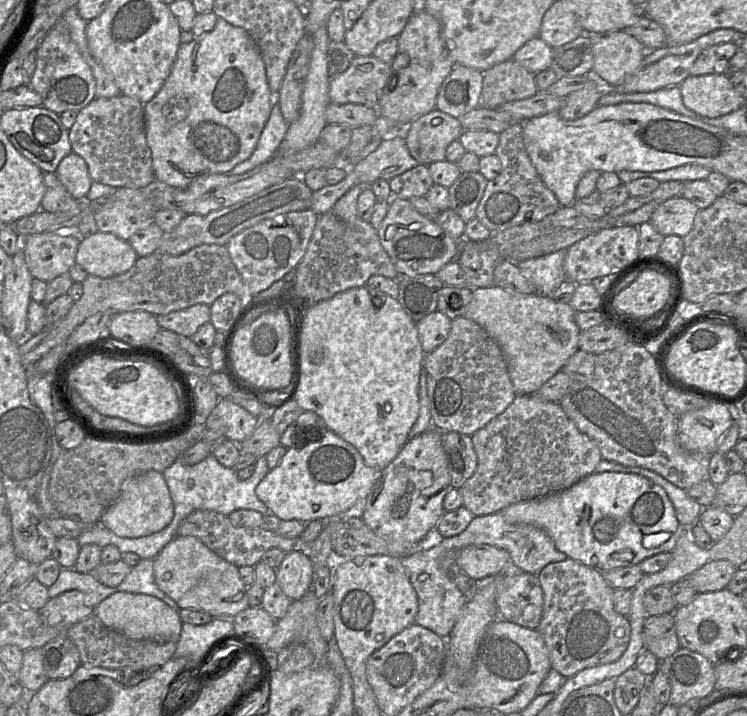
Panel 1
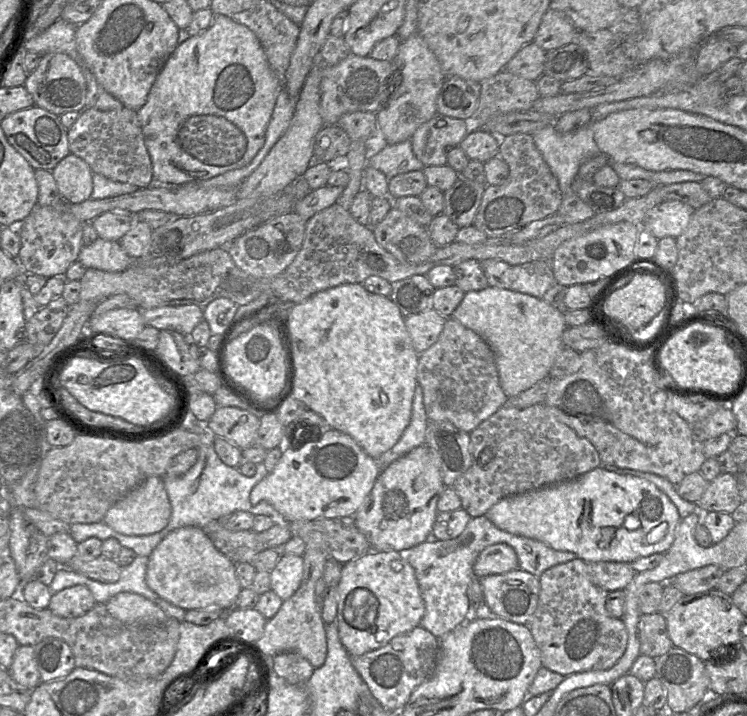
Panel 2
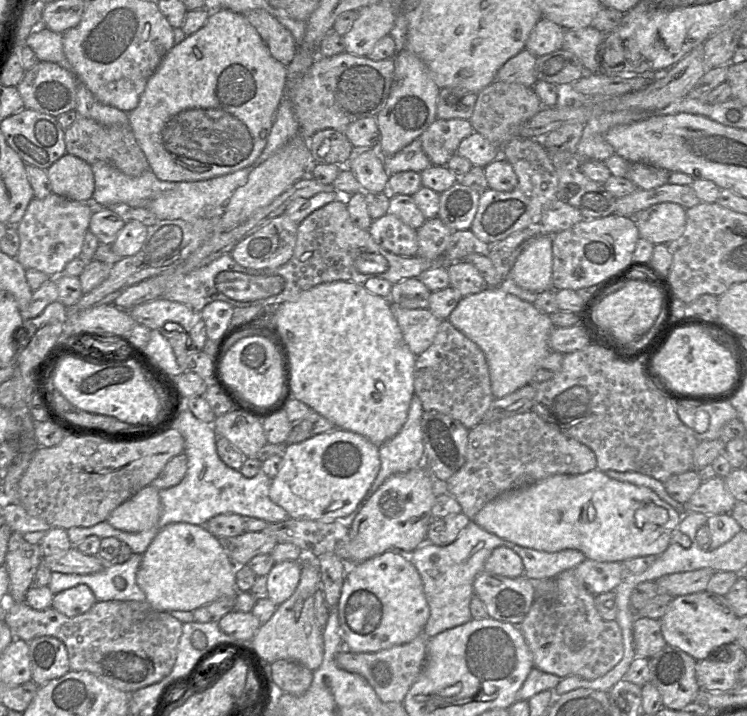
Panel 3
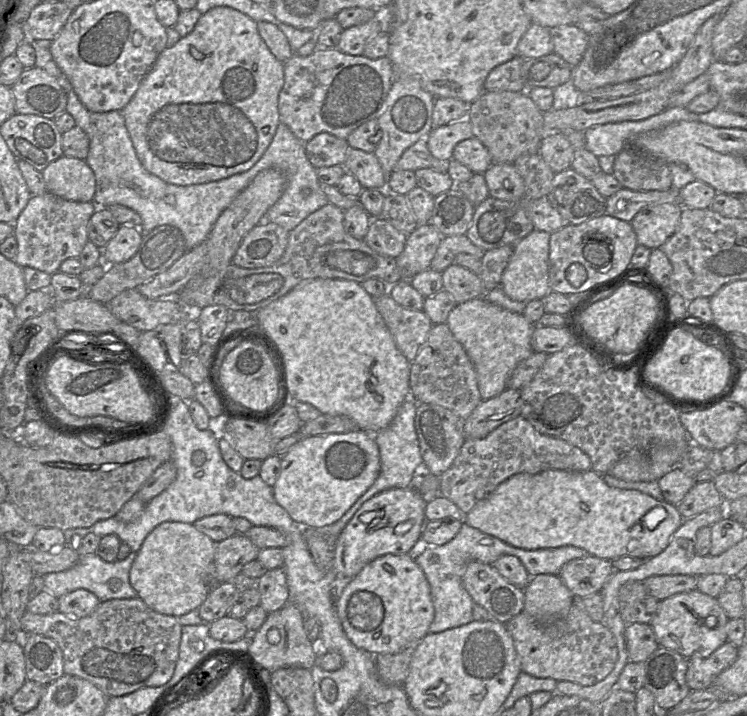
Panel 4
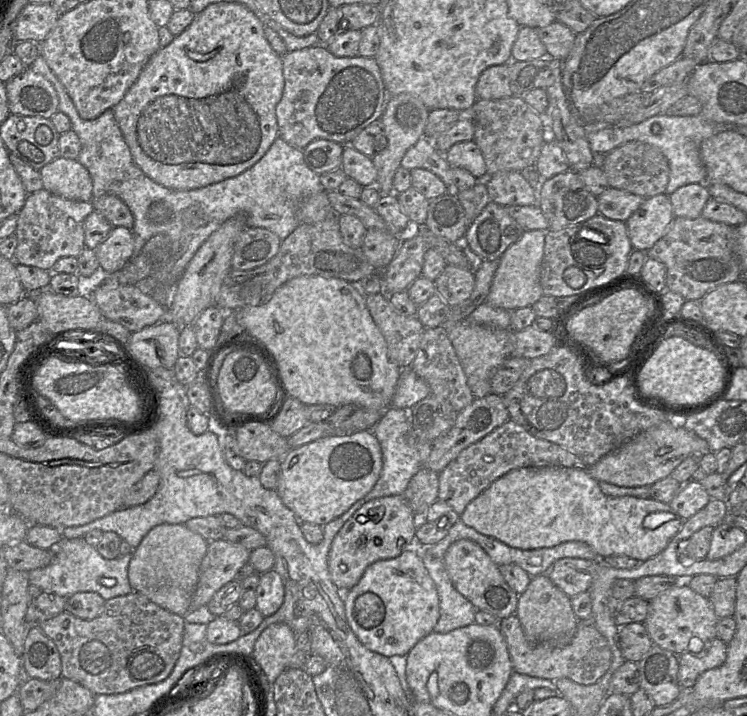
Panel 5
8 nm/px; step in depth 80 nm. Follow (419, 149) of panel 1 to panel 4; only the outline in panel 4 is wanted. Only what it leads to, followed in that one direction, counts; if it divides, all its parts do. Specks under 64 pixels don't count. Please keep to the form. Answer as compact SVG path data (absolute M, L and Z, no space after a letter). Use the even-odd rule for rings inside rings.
M465 118L433 128L427 136L427 147L435 158L448 162L452 159L455 146L472 137L472 124Z

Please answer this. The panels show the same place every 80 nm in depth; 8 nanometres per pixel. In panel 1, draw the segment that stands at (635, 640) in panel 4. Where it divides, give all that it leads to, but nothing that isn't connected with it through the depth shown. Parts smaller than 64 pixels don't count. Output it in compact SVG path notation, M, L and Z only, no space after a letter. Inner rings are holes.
M673 613L647 616L643 626L644 649L653 653L659 661L673 655L679 648L679 640Z

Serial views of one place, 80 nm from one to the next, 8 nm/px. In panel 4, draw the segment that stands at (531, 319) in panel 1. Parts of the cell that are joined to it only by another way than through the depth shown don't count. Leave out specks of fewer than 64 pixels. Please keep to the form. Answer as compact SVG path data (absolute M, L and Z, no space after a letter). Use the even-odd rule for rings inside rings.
M485 294L457 304L446 323L474 366L482 400L493 398L507 389L513 370L534 352L531 337L535 324L531 324L522 314L491 303Z

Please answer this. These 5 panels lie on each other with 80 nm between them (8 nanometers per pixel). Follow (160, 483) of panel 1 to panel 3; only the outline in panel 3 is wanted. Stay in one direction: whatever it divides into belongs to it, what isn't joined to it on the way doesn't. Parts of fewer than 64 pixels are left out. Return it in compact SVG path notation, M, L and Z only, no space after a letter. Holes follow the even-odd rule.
M148 485L115 508L106 521L117 530L138 533L154 527L161 513L159 490Z

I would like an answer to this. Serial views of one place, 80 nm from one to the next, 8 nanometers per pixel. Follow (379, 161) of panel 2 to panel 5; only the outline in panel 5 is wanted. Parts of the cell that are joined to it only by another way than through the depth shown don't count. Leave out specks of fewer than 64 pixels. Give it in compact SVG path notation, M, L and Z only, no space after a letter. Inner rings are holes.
M421 137L416 144L409 148L400 166L408 169L426 169L437 175L447 187L447 193L457 196L459 190L452 182L452 170L444 155L440 154L433 146L433 141Z

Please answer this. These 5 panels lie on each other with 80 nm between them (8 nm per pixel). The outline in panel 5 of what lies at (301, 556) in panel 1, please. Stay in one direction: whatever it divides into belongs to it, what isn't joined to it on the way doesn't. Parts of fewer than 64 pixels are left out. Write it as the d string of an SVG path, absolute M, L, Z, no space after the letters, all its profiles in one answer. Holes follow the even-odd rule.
M271 569L260 575L256 588L256 609L264 616L272 616L283 604L285 590L281 576Z

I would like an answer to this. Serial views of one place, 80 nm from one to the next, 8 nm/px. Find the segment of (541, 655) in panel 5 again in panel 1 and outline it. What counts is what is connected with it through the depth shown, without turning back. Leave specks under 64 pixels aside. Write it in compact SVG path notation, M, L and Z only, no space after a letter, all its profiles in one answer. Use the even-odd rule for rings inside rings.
M567 558L546 565L537 577L544 594L543 613L537 631L549 651L552 669L569 678L585 668L609 664L622 656L630 641L631 626L628 617L615 610L613 602L615 589L607 583L602 572Z

